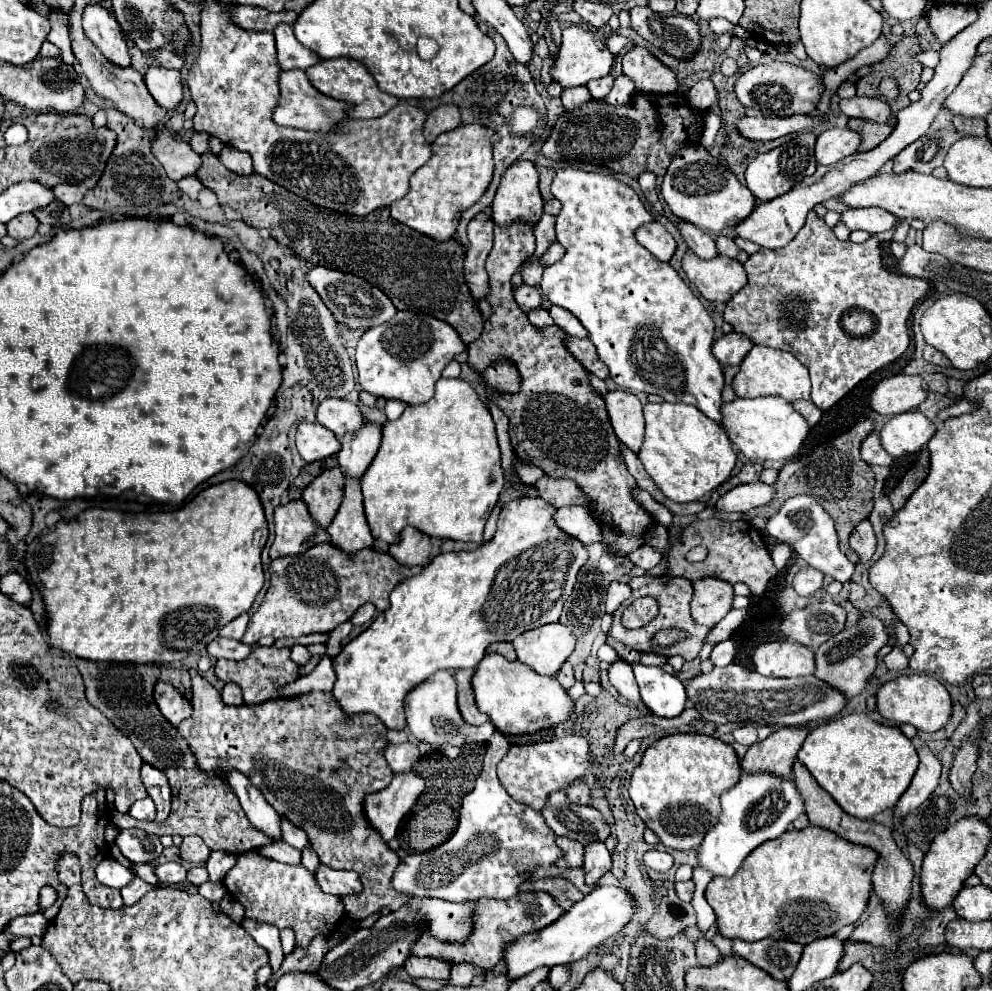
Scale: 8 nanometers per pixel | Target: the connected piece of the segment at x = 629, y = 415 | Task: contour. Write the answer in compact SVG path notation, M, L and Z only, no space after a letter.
M615 389L605 395L605 403L607 403L607 411L609 411L617 437L633 453L637 453L645 435L645 419L641 411L643 407L641 401L633 393Z

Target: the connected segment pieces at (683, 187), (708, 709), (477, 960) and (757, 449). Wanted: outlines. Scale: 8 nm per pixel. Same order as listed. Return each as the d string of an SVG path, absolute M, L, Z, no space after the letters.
M693 143L675 153L667 175L663 177L661 195L673 215L711 233L721 233L739 225L755 209L755 197L751 191L743 187L733 171L723 167L723 163L717 161L701 143Z
M743 665L713 667L709 673L697 675L689 687L687 695L699 709L703 719L715 723L757 723L771 727L805 725L819 719L831 719L843 711L849 699L841 691L833 691L829 683L823 683L815 675L807 677L765 677L755 669Z
M517 893L511 899L479 899L477 901L477 911L475 911L475 931L469 937L467 943L457 945L457 943L439 943L437 939L433 939L431 935L423 935L415 947L413 947L413 955L421 955L421 957L435 957L435 959L443 959L449 963L471 963L477 967L483 967L487 971L491 971L503 957L503 951L515 941L519 939L519 935L531 933L531 931L541 931L543 927L551 925L555 919L559 919L563 915L563 909L557 905L555 897L551 897L549 893Z
M735 397L733 401L723 403L721 415L723 429L747 459L787 461L793 455L797 455L801 443L809 435L807 421L791 407L789 401L781 397L757 397L757 399Z

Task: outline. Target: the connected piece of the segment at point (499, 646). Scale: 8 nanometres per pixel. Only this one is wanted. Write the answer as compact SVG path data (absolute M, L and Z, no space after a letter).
M491 643L491 645L487 647L487 653L501 653L501 655L507 657L507 659L517 659L517 657L515 657L515 649L513 649L511 643Z

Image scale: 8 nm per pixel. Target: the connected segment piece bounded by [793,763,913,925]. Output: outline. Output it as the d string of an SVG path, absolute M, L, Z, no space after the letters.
M801 763L793 765L793 781L795 781L799 793L805 799L805 811L809 815L811 825L829 829L829 831L837 833L839 837L843 837L843 839L847 839L851 843L865 845L865 847L871 847L873 851L877 851L879 857L877 857L875 867L873 867L873 891L881 897L881 903L885 905L885 909L891 915L891 925L895 925L895 917L901 913L901 909L909 901L909 889L911 889L911 879L913 879L913 865L911 865L909 857L899 849L897 841L893 839L893 831L889 827L885 827L885 825L879 825L875 821L871 821L871 819L863 821L863 819L847 815L833 801L833 797L825 789L819 787L819 783L811 777L811 773L807 773L807 769Z

